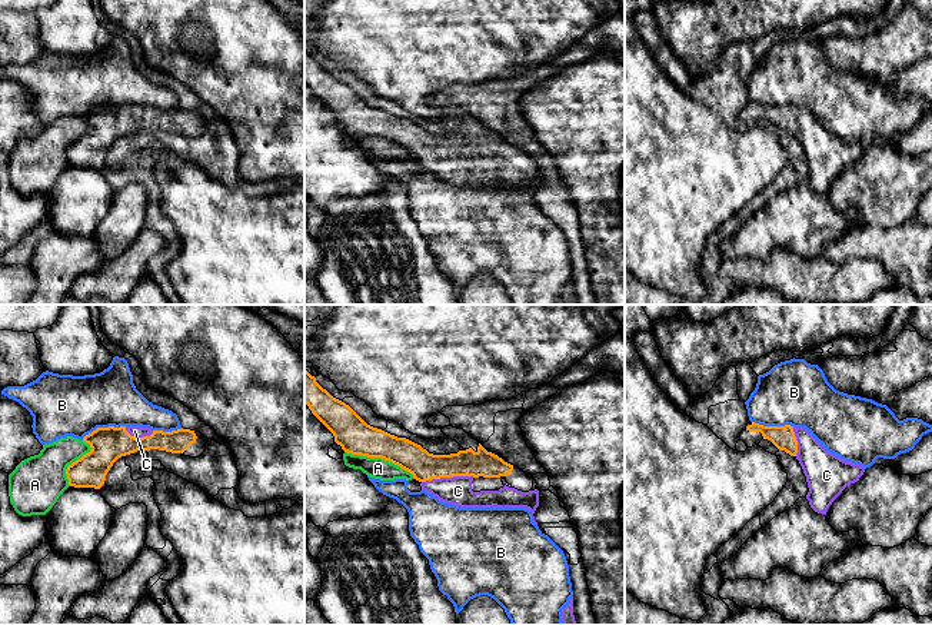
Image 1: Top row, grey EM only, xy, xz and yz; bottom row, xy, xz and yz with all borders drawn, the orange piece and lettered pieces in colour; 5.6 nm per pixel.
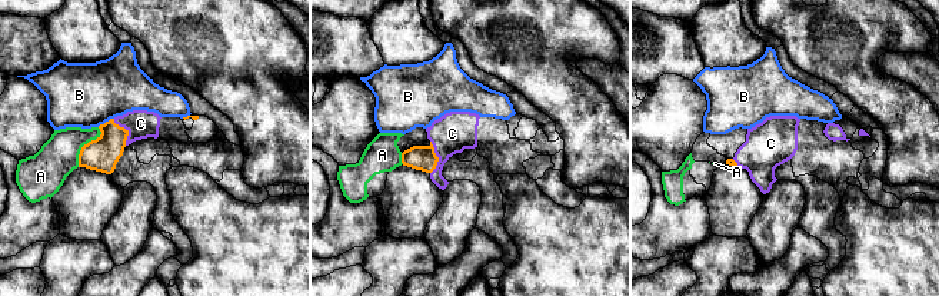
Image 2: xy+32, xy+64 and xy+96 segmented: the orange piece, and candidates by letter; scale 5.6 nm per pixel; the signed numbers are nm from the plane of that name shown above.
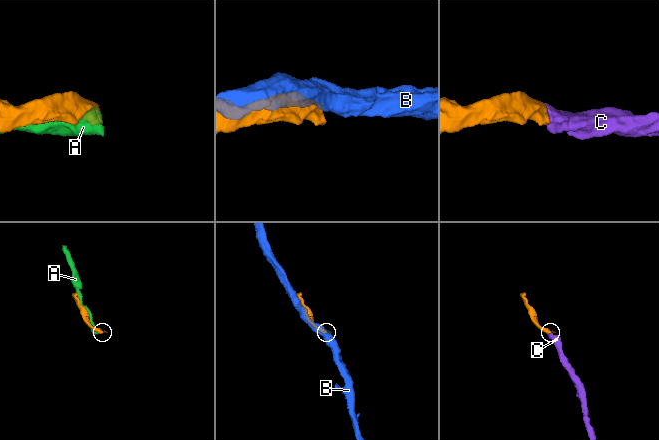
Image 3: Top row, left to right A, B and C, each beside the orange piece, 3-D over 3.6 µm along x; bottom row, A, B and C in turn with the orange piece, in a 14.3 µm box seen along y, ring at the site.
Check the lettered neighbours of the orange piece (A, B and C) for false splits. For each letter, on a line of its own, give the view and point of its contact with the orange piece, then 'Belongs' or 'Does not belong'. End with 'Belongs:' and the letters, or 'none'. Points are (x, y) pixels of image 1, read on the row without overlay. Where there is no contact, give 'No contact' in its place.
A: Touches orange at xz (380, 136). Does not belong
B: Touches orange at xy (103, 107). Does not belong
C: Touches orange at xz (448, 156). Belongs
Belongs: C

